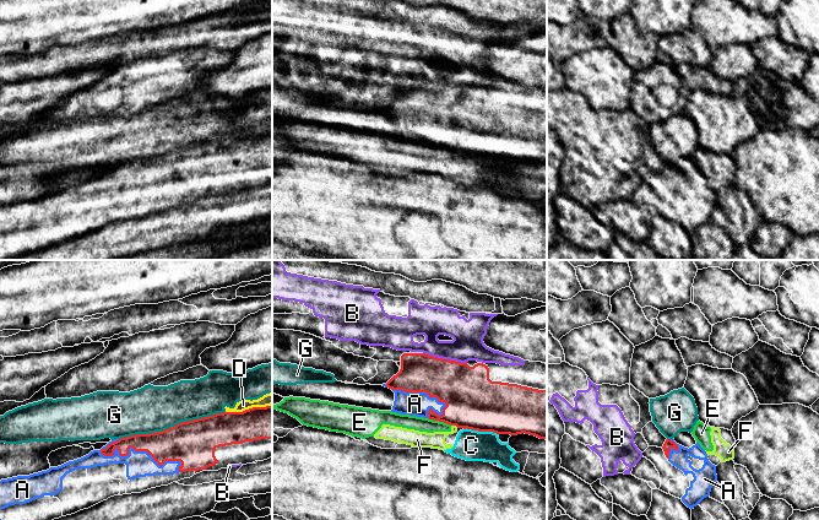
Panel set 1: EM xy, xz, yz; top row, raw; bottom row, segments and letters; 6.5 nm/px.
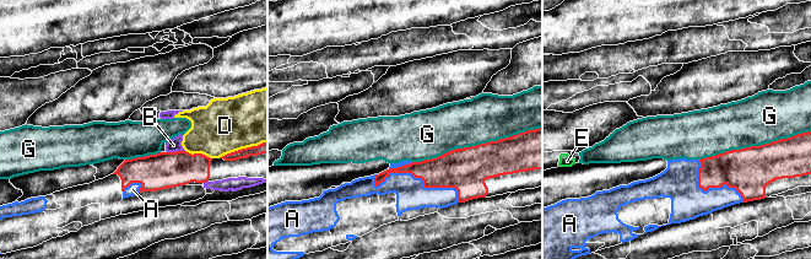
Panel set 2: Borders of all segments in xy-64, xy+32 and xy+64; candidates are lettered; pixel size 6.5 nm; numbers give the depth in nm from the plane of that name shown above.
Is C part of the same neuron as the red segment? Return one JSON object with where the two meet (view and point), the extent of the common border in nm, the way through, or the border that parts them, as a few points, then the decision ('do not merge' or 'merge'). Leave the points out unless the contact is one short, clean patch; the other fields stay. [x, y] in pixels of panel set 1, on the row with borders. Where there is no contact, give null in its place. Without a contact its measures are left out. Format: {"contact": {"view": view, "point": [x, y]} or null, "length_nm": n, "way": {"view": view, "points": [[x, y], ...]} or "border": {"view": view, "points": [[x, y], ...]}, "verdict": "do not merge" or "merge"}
{"contact": {"view": "xz", "point": [481, 431]}, "length_nm": 240, "border": {"view": "xz", "points": [[464, 428], [495, 432], [498, 434]]}, "verdict": "do not merge"}

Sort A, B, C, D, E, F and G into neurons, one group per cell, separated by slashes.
A / B D / C E F / G

